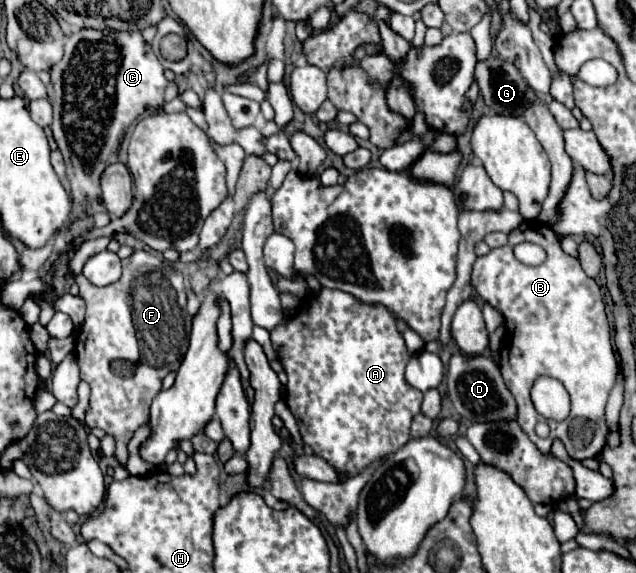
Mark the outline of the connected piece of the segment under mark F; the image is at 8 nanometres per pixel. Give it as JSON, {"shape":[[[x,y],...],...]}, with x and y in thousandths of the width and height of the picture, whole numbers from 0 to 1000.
{"shape":[[[219,436],[209,447],[193,454],[193,478],[184,492],[171,499],[146,499],[131,478],[118,482],[124,499],[124,517],[137,531],[134,562],[124,576],[118,618],[127,642],[127,663],[143,674],[143,698],[137,712],[137,740],[140,747],[159,747],[168,757],[184,764],[181,799],[197,810],[200,806],[200,771],[212,757],[219,743],[234,733],[237,698],[253,684],[253,663],[266,649],[278,649],[285,628],[297,604],[297,558],[300,551],[291,541],[294,517],[285,475],[278,475],[266,457],[253,454],[253,485],[250,485],[250,450],[237,440]]]}

